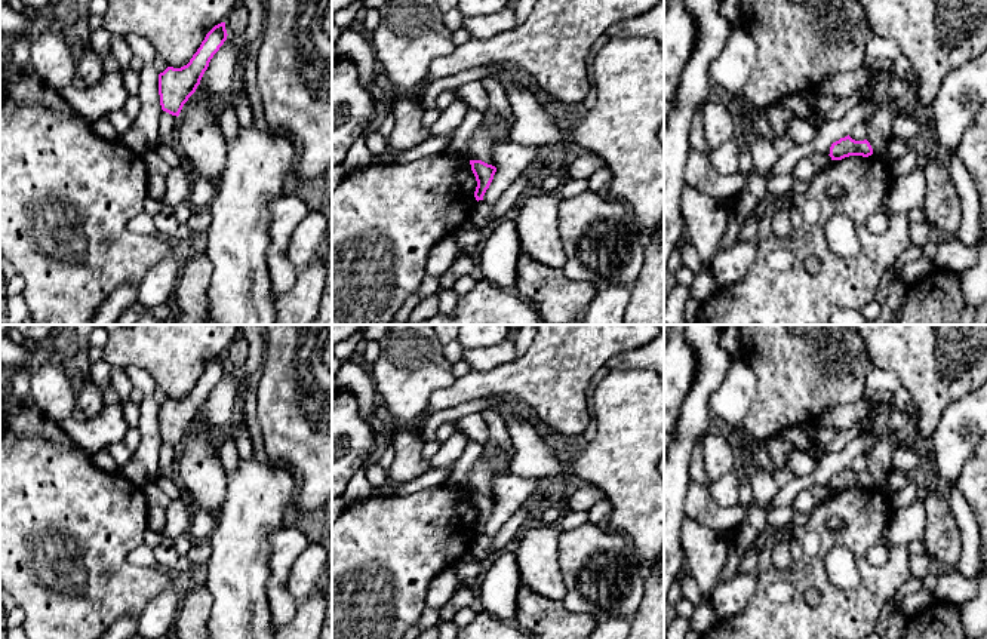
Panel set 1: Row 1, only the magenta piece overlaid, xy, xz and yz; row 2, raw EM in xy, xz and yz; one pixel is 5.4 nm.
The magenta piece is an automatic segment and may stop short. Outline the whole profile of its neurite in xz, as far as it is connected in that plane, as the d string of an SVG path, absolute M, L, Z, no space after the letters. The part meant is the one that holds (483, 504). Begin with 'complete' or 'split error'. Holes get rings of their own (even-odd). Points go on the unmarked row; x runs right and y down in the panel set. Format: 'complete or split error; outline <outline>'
complete; outline M470 492L470 497L477 513L474 529L479 534L479 532L483 532L483 528L494 511L496 500L482 492Z

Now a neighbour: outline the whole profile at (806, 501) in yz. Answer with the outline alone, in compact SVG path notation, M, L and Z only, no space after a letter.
M812 486L799 492L791 506L797 513L809 516L821 503L831 495L830 488Z

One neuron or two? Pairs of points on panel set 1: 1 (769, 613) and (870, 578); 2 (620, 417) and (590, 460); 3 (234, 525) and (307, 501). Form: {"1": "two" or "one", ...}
{"1": "one", "2": "one", "3": "two"}

